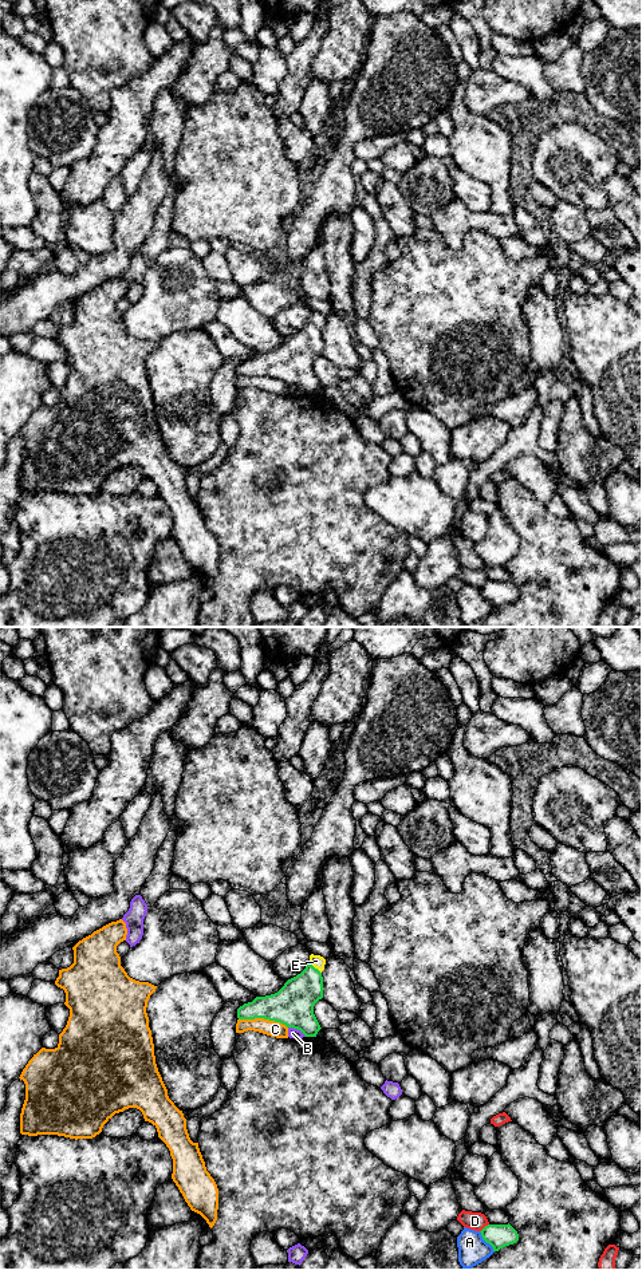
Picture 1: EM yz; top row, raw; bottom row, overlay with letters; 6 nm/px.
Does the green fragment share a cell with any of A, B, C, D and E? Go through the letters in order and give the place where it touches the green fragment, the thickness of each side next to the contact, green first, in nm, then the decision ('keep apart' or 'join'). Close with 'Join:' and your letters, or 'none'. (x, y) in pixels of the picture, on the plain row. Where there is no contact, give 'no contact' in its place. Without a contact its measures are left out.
A: contact yz (487, 599); calibres 140 and 180 nm; keep apart
B: contact yz (298, 386); calibres 240 and 60 nm; keep apart
C: contact yz (263, 374); calibres 240 and 100 nm; keep apart
D: contact yz (484, 584); calibres 140 and 110 nm; keep apart
E: contact yz (314, 324); calibres 240 and 80 nm; join
Join: E

